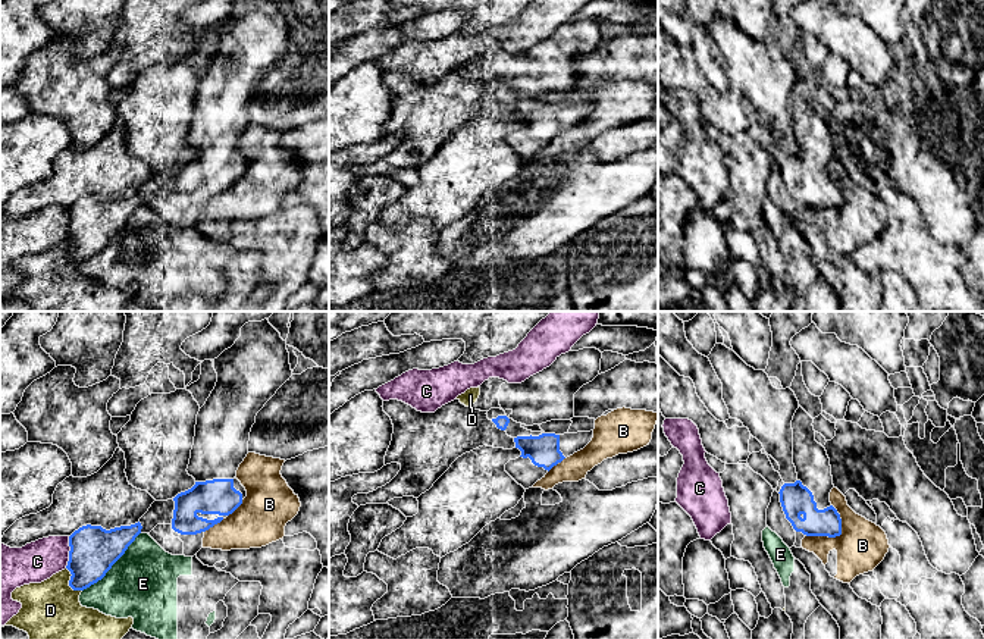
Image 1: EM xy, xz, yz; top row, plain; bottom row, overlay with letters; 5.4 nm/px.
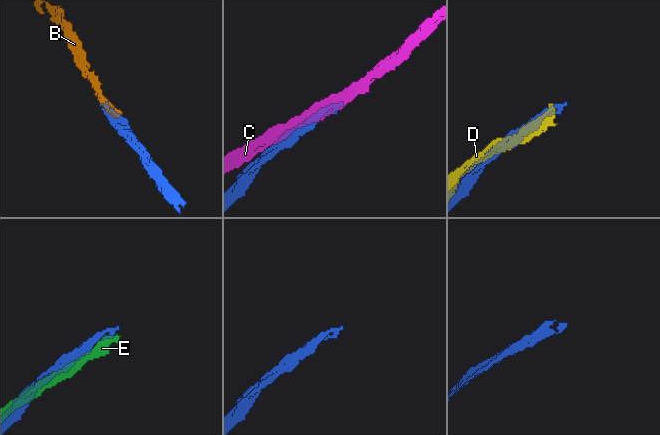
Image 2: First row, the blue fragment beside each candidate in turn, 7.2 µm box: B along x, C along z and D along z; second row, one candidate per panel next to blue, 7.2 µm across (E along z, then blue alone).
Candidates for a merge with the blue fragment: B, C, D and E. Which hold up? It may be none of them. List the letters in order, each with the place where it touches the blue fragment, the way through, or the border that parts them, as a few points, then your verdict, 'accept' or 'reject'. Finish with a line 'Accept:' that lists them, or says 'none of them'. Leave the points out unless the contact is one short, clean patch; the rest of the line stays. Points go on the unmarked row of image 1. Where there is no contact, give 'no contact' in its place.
B: contact yz (834, 207); reject
C: contact xy (69, 224); reject
D: contact xy (69, 253); reject
E: contact xy (113, 234); reject
Accept: none of them

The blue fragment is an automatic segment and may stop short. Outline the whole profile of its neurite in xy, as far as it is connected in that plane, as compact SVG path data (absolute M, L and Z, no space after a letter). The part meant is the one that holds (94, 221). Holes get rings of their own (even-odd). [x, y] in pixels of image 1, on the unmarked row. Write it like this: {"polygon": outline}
{"polygon": "M141 194L110 201L101 197L82 197L69 207L69 257L84 261L101 251L141 204Z"}

